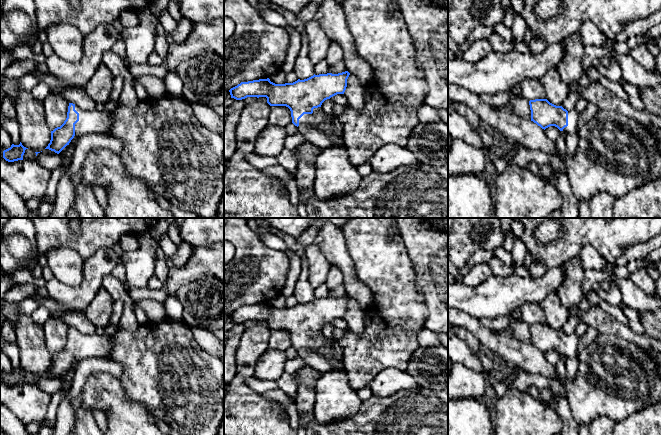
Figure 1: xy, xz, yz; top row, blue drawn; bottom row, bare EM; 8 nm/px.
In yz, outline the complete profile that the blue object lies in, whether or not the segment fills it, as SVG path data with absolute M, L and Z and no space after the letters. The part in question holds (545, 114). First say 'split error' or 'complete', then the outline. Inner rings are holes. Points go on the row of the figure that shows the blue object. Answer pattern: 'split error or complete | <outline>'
split error | M547 99L530 100L529 105L531 121L542 129L555 126L566 134L577 134L579 119L577 110L567 111L562 106L550 103Z

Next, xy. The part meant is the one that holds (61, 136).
split error | M69 103L66 120L51 131L51 140L45 149L59 154L75 135L80 137L85 134L104 134L111 131L113 123L110 113L105 110L88 111Z

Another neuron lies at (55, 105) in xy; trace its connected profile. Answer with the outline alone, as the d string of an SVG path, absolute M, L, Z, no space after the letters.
M50 93L43 101L45 117L51 131L60 127L67 118L69 102L59 93Z

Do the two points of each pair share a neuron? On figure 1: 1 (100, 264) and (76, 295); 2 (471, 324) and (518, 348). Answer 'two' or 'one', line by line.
1: one
2: one

